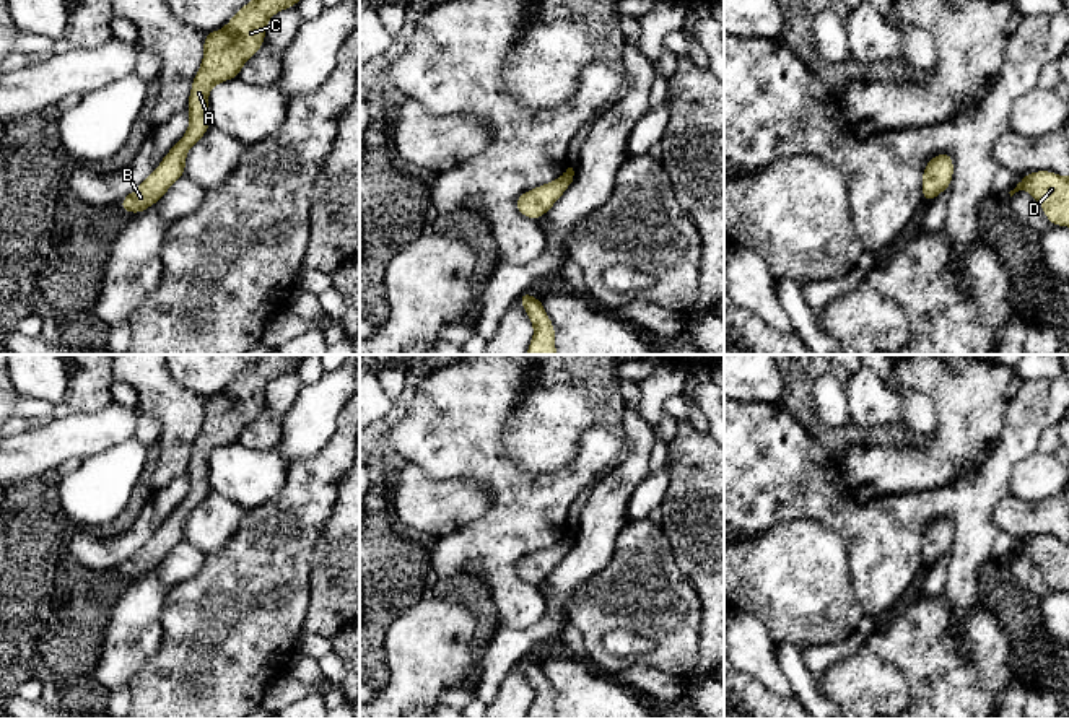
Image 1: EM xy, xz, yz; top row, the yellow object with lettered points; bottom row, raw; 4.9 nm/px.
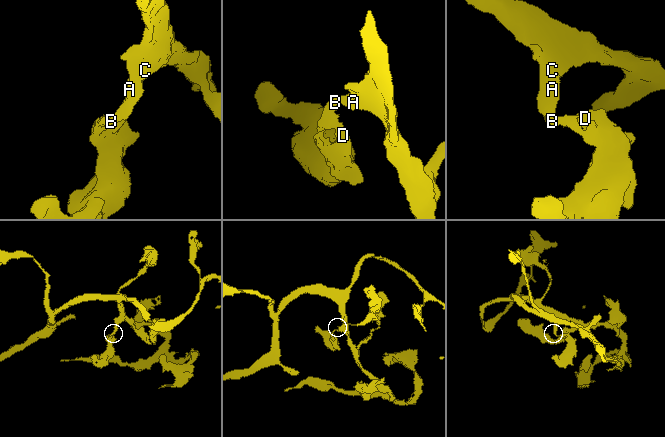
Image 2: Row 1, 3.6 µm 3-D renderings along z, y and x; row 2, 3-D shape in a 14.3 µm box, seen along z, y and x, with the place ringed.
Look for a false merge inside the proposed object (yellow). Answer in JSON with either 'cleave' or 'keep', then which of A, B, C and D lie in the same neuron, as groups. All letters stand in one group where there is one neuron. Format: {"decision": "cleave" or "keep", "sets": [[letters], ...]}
{"decision": "keep", "sets": [["A", "B", "C", "D"]]}

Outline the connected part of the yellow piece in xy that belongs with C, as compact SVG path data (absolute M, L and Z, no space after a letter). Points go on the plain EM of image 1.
M259 355L225 392L205 397L203 423L189 457L189 493L166 517L159 530L124 564L119 573L142 577L158 568L169 551L185 540L185 519L212 491L208 457L218 447L239 441L242 429L265 407L267 386L278 376L296 371L308 355Z

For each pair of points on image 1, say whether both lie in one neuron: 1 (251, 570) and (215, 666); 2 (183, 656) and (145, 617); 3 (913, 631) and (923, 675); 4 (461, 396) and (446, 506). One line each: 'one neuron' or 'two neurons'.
1: one neuron
2: two neurons
3: one neuron
4: two neurons

